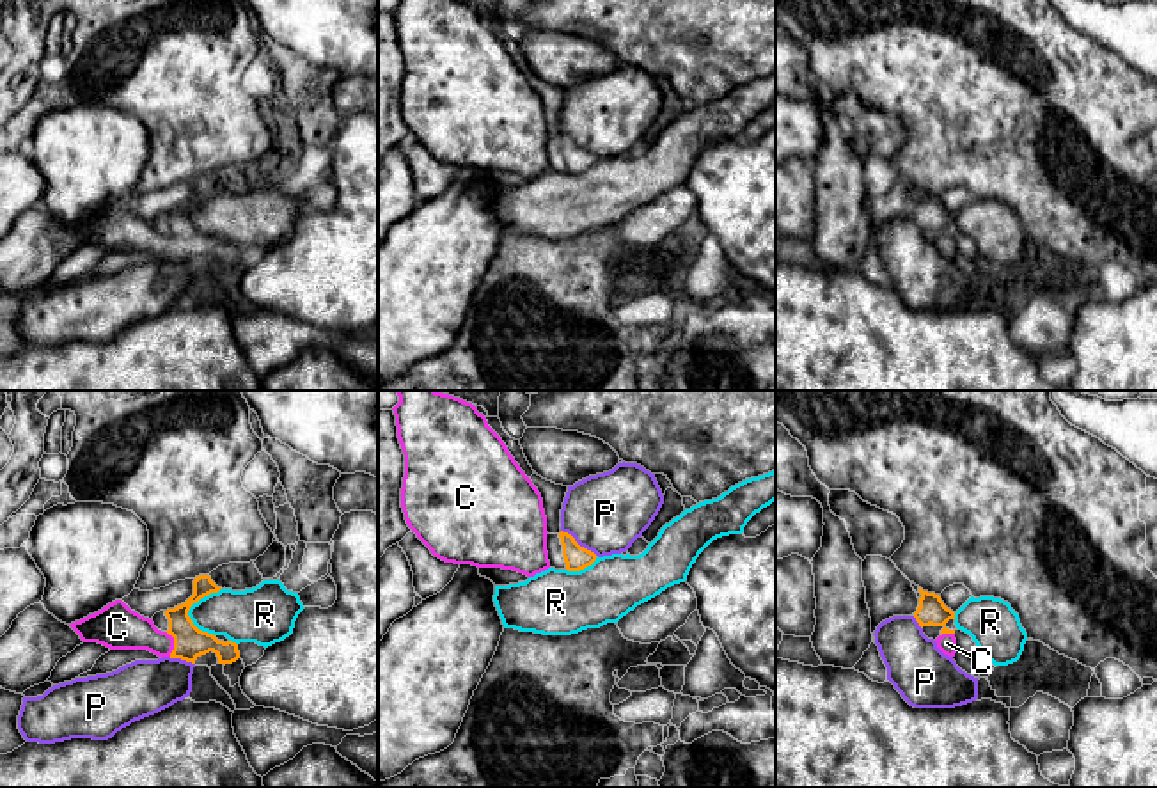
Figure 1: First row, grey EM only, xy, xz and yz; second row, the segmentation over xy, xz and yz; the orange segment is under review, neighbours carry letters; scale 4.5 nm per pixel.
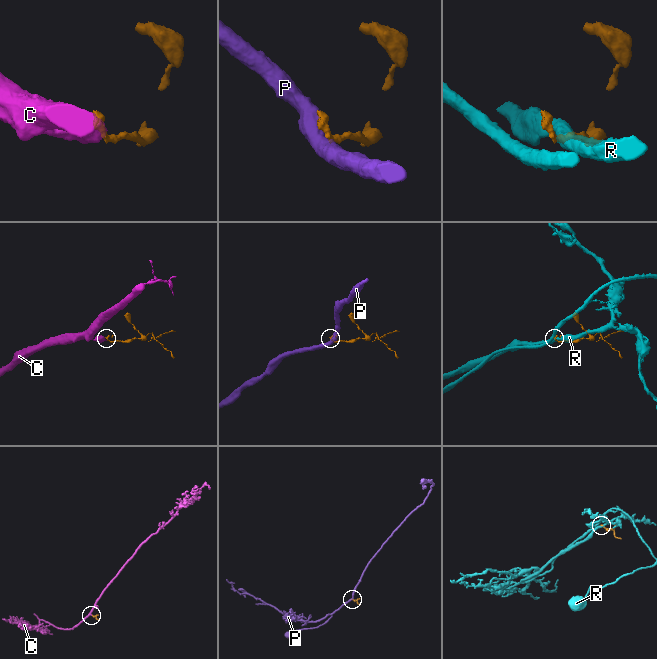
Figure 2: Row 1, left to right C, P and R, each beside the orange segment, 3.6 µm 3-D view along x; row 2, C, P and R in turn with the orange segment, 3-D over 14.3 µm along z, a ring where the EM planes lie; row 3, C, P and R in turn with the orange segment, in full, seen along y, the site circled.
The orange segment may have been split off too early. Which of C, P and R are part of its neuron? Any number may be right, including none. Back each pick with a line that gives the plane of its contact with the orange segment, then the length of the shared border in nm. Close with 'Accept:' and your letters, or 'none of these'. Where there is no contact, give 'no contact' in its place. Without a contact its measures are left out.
C: meets orange in xy; contact 110 nm long
Accept: C

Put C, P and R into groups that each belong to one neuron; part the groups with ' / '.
C / P / R

